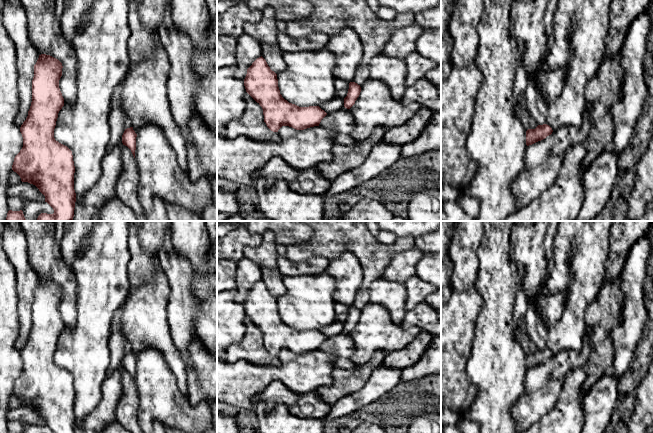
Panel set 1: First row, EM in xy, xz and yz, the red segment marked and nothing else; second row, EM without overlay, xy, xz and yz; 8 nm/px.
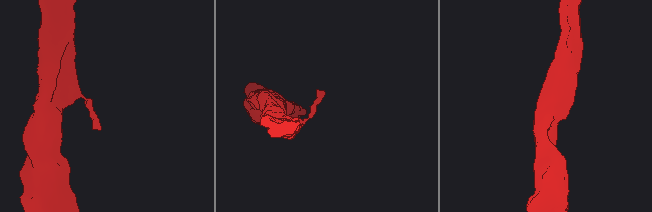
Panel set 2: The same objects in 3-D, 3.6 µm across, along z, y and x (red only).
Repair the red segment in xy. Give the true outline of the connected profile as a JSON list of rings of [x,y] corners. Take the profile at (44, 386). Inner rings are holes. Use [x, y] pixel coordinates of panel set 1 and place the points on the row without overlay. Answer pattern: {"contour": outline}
{"contour": [[[46,278],[39,279],[34,289],[32,326],[28,340],[20,351],[23,371],[14,382],[12,394],[20,400],[22,406],[35,409],[45,420],[45,426],[53,433],[74,433],[76,417],[72,375],[54,362],[58,337],[64,330],[64,322],[59,312],[62,292],[58,283]]]}

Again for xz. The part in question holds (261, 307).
{"contour": [[[261,280],[247,293],[244,303],[246,316],[262,331],[267,351],[278,356],[282,350],[304,354],[319,350],[327,339],[319,330],[299,331],[280,318],[277,298]]]}

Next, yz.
{"contour": [[[538,349],[535,353],[528,353],[526,355],[526,369],[532,369],[538,365],[545,363],[553,356],[552,352],[547,349]]]}

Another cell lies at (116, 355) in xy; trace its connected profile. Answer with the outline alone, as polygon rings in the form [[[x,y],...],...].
[[[111,338],[108,341],[108,346],[110,350],[110,365],[107,374],[110,374],[116,369],[121,368],[125,352],[120,350]]]

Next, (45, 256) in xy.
[[[20,221],[20,226],[26,236],[30,264],[39,279],[50,279],[62,287],[59,312],[64,329],[70,329],[77,318],[78,281],[54,240],[55,221]]]

